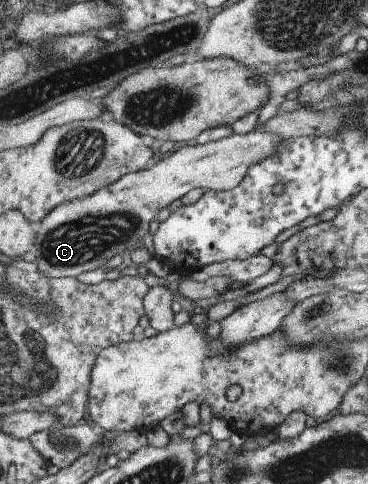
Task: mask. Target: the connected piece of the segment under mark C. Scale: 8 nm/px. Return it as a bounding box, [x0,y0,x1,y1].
[34,129,284,279]

